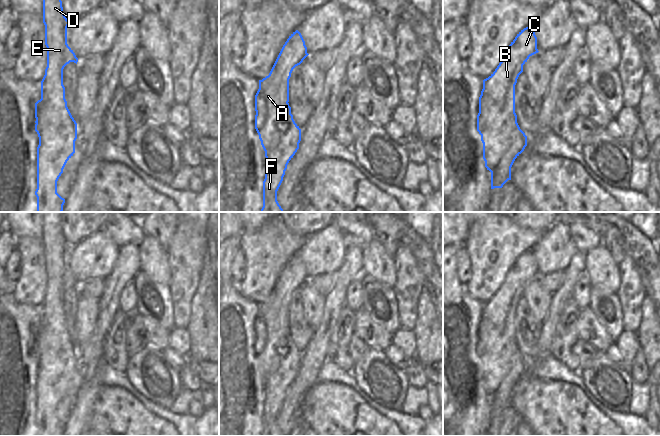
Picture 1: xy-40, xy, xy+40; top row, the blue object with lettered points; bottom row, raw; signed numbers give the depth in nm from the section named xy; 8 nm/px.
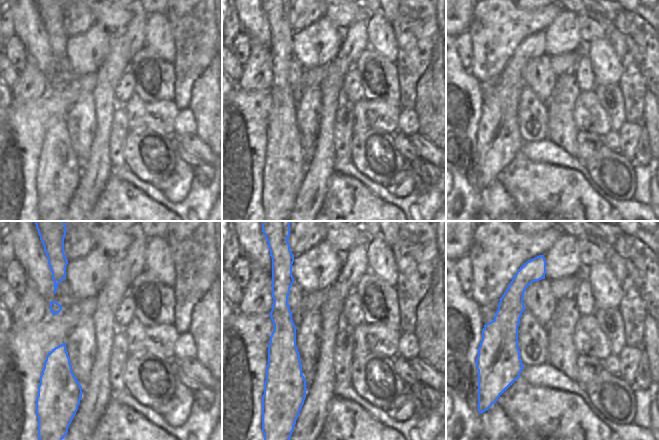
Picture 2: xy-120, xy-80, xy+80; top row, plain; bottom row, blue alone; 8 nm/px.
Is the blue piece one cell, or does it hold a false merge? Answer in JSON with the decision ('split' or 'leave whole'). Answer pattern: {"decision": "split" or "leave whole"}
{"decision": "split"}

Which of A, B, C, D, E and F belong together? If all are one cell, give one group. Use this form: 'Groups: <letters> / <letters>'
Groups: A B C / D E F

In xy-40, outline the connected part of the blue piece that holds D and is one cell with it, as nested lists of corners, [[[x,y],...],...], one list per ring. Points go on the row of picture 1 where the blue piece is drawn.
[[[43,0],[43,23],[45,25],[45,45],[47,47],[47,67],[41,81],[47,89],[47,102],[41,103],[35,131],[39,137],[37,147],[37,212],[62,212],[65,199],[57,193],[57,181],[67,161],[75,153],[77,123],[72,117],[65,99],[63,85],[63,59],[67,49],[67,27],[69,21],[63,13],[61,0]]]

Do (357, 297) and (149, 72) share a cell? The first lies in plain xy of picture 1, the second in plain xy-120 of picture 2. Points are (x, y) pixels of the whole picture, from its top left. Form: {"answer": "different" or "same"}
{"answer": "different"}

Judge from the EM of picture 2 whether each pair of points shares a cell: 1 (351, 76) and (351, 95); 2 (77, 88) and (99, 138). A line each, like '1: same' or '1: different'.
1: same
2: different

